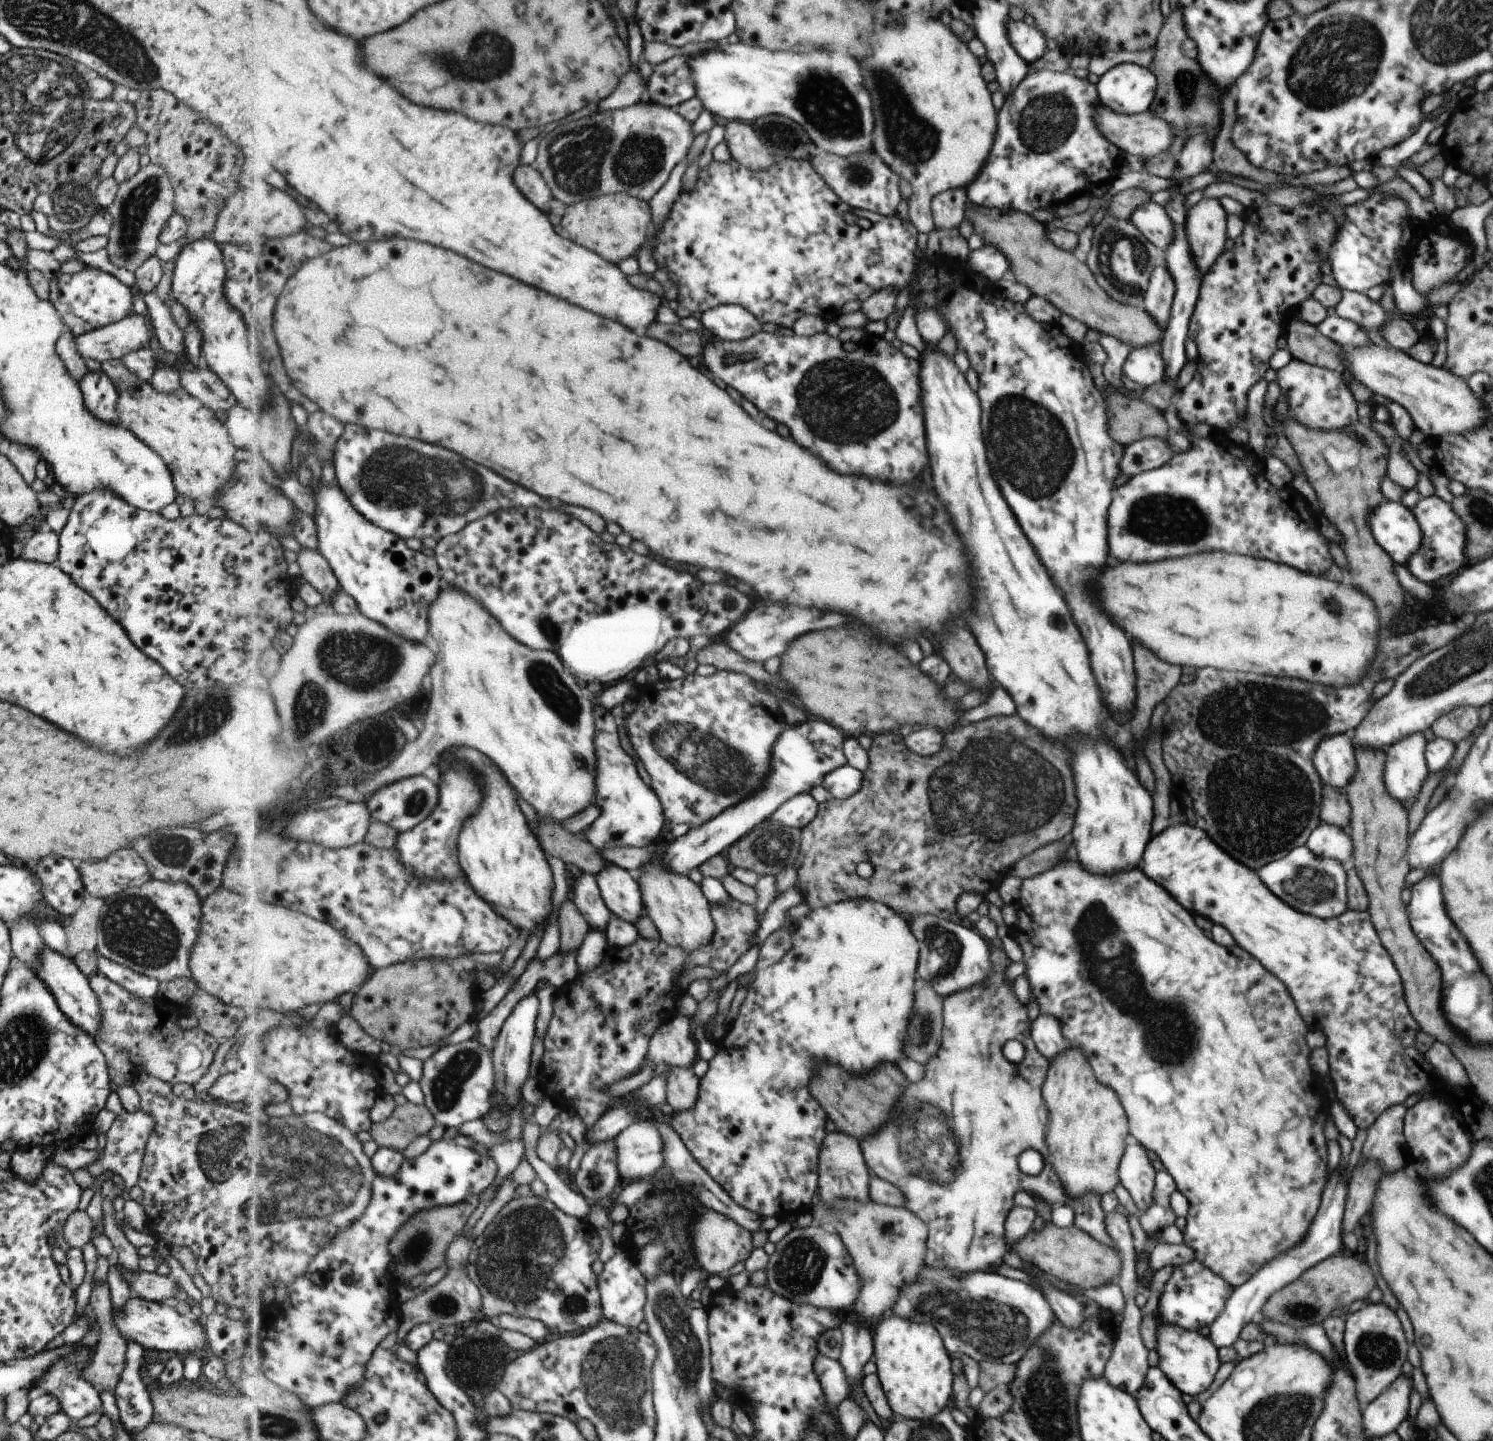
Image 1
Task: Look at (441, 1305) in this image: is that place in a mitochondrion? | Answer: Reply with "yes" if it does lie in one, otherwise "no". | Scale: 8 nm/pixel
yes

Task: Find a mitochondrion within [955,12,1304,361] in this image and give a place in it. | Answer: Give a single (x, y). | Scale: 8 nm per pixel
(1048, 121)

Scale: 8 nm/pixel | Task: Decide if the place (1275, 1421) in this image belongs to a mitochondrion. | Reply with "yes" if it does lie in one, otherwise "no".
yes

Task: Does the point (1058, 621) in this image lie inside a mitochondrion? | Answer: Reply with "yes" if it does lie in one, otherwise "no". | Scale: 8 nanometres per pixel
no

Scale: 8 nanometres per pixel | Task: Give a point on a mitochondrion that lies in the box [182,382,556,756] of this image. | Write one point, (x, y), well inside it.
(352, 662)

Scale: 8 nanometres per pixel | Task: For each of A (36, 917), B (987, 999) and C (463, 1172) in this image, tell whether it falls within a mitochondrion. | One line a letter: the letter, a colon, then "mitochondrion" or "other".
A: other
B: other
C: other

